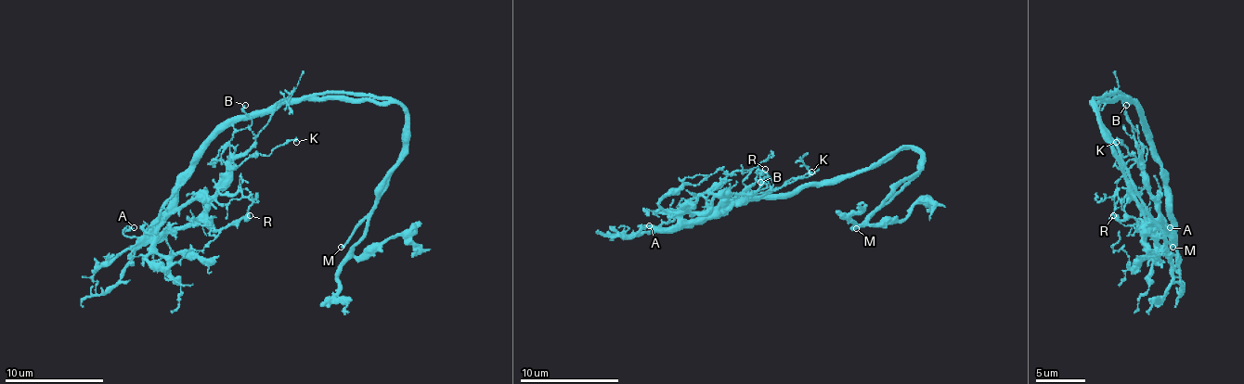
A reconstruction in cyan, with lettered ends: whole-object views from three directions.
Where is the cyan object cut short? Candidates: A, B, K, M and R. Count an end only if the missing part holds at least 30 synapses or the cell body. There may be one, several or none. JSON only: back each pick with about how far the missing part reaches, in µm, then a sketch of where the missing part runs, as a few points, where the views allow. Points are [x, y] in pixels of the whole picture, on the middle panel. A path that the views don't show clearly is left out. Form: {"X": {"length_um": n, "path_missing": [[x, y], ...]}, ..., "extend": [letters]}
{"M": {"length_um": 25, "path_missing": [[856, 228], [839, 245], [824, 267], [846, 262], [866, 265], [875, 260], [908, 260], [915, 270]]}, "extend": ["M"]}

